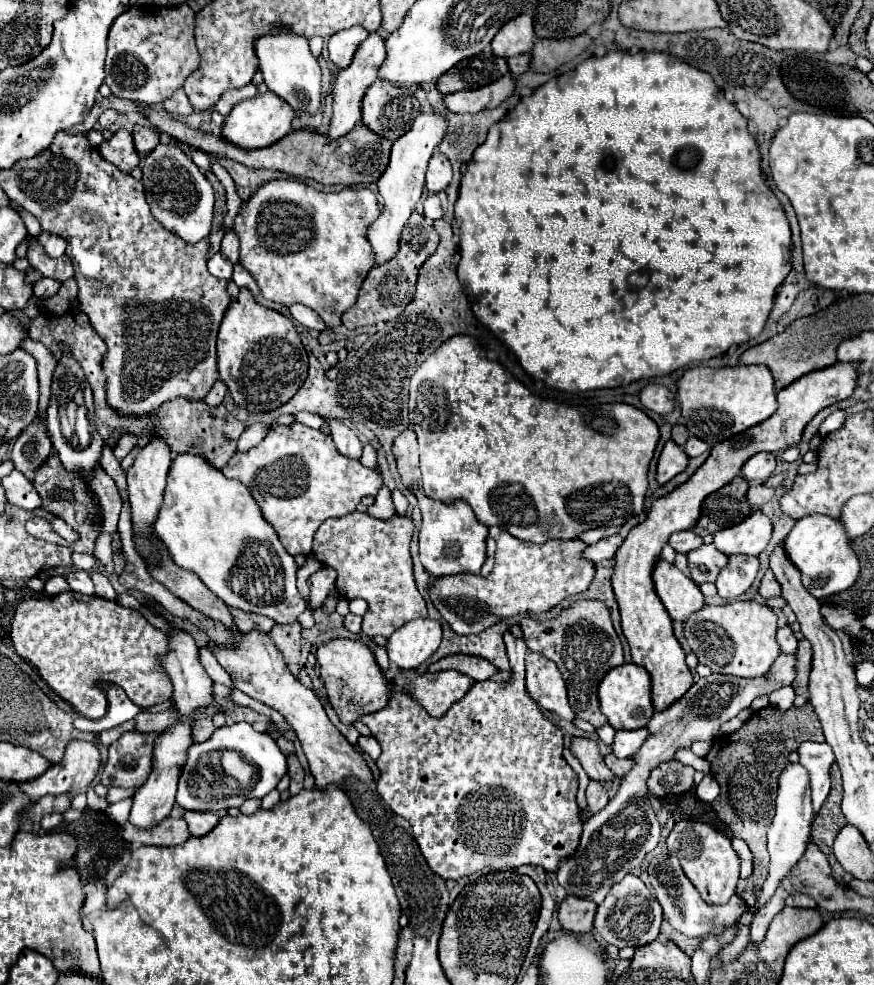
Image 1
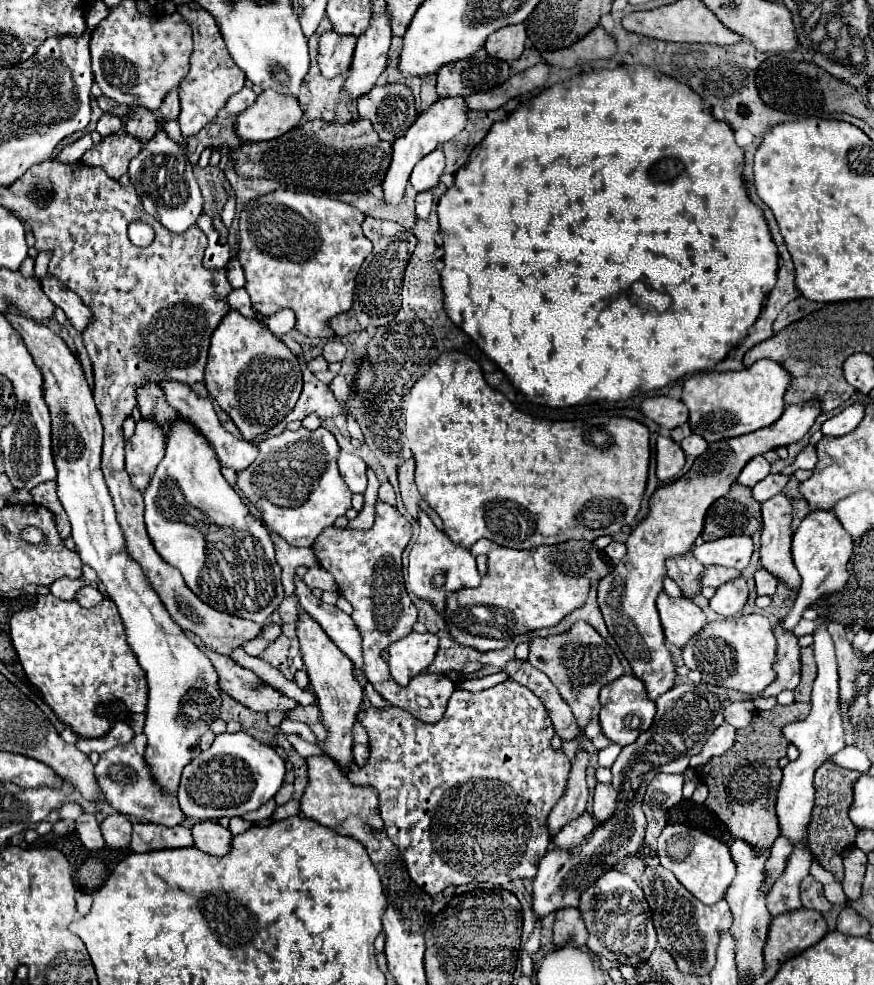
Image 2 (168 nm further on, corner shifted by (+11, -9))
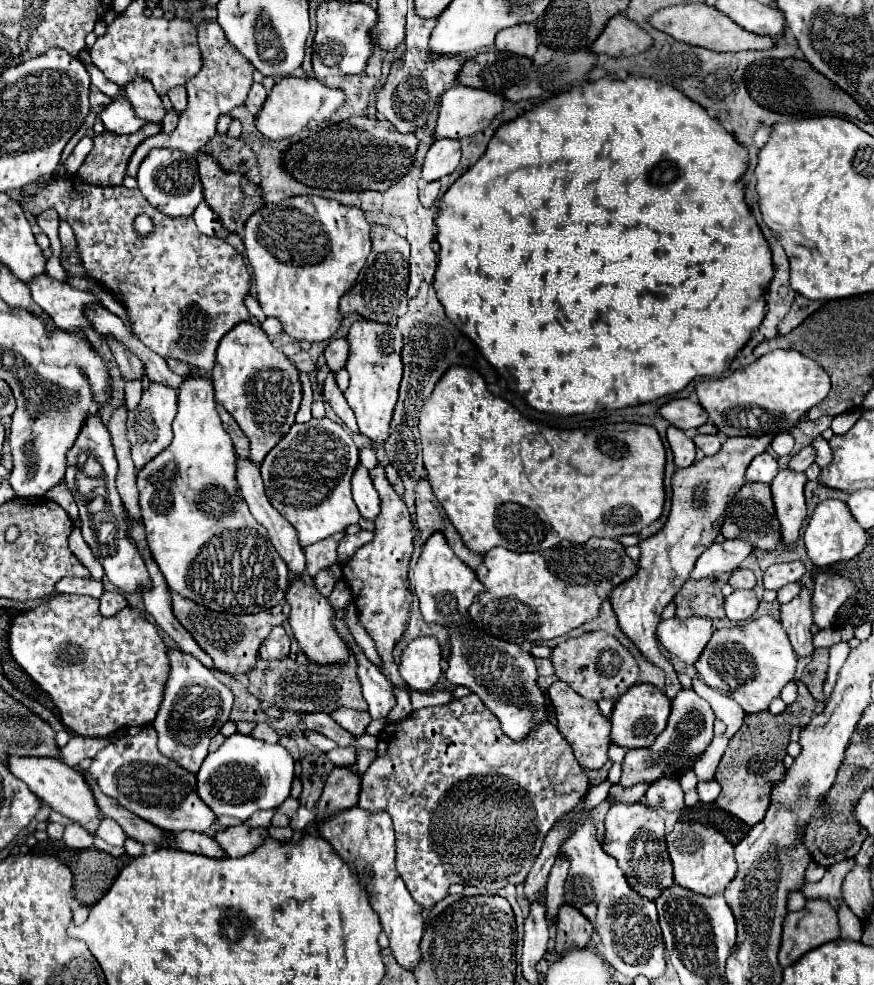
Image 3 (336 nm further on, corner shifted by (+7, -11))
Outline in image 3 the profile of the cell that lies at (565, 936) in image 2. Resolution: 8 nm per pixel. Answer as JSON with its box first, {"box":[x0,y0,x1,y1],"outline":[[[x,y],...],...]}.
{"box":[555,904,593,954],"outline":[[[563,904],[557,916],[557,946],[555,950],[563,954],[567,948],[585,948],[589,938],[593,934],[593,926],[581,912],[571,908],[569,904]]]}

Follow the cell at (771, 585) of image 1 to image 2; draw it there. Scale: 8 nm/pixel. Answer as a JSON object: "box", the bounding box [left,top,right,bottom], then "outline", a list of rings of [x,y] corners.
{"box":[755,570,777,596],"outline":[[[757,570],[755,572],[755,582],[757,582],[757,594],[759,596],[773,596],[777,590],[777,578],[769,574],[767,570]]]}

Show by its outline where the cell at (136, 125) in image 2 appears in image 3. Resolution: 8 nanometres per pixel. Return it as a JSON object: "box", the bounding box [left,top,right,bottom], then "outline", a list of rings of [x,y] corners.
{"box":[125,80,165,124],"outline":[[[135,80],[125,88],[125,98],[131,102],[135,116],[145,120],[147,124],[161,124],[165,118],[165,108],[153,86],[145,80]]]}

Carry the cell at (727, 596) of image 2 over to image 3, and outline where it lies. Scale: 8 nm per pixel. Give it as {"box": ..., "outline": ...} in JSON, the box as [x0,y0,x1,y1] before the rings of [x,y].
{"box":[725,590,759,622],"outline":[[[735,590],[725,598],[725,616],[733,622],[749,620],[759,606],[759,600],[753,590]]]}

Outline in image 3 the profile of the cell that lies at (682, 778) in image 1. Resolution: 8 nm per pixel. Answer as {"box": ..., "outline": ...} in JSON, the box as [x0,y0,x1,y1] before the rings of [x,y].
{"box":[645,776,685,812],"outline":[[[665,776],[657,782],[653,782],[645,794],[647,806],[655,810],[667,810],[667,812],[677,812],[685,806],[683,800],[683,788],[675,776]]]}

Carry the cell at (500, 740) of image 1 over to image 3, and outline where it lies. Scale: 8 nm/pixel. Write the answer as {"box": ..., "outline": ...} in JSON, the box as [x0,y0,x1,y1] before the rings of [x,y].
{"box":[359,694,589,908],"outline":[[[469,694],[465,698],[453,700],[445,706],[437,708],[419,708],[413,710],[409,718],[401,722],[387,722],[385,728],[379,734],[379,744],[377,744],[377,758],[371,762],[367,772],[361,776],[361,794],[359,794],[359,806],[365,810],[387,810],[389,816],[393,818],[393,828],[395,828],[395,846],[397,846],[397,872],[403,874],[403,880],[407,884],[407,890],[411,896],[421,904],[423,908],[435,906],[439,900],[445,898],[447,890],[451,884],[467,884],[467,886],[477,886],[489,894],[497,894],[497,890],[509,886],[509,884],[521,884],[531,866],[533,860],[541,852],[541,844],[551,830],[551,826],[557,822],[561,814],[567,814],[577,802],[583,800],[585,792],[589,786],[589,778],[585,770],[579,766],[579,762],[573,756],[573,750],[569,748],[567,740],[559,734],[559,730],[551,722],[535,724],[531,732],[523,740],[511,740],[499,726],[497,716],[481,704],[481,698],[475,694]]]}

